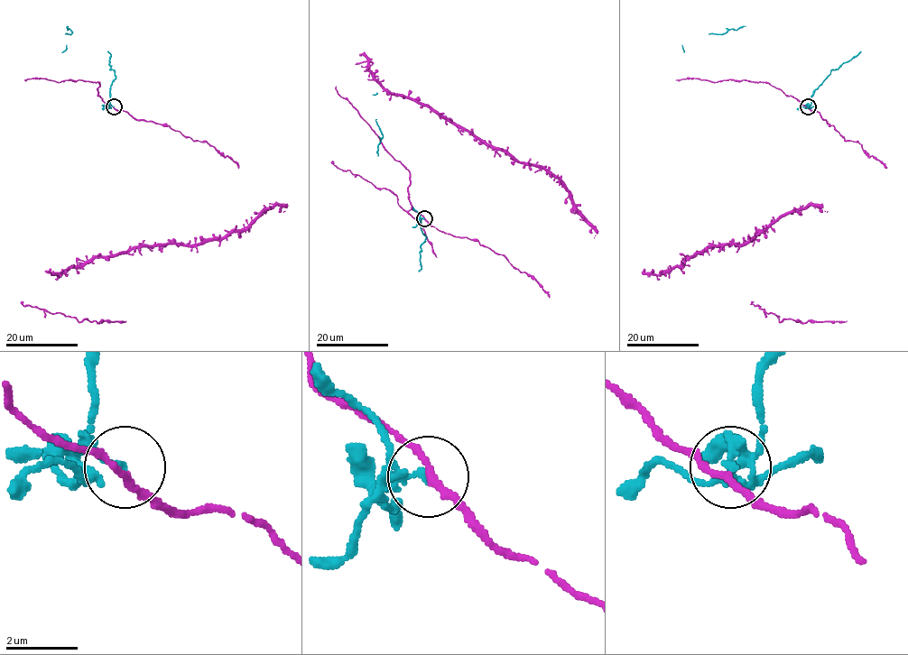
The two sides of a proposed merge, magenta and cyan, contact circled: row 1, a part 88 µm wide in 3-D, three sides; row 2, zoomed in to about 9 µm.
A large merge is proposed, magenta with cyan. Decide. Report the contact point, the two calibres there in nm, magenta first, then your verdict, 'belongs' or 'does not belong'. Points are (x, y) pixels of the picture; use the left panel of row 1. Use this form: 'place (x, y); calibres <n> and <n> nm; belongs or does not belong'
place (114, 106); calibres 190 and 180 nm; does not belong

